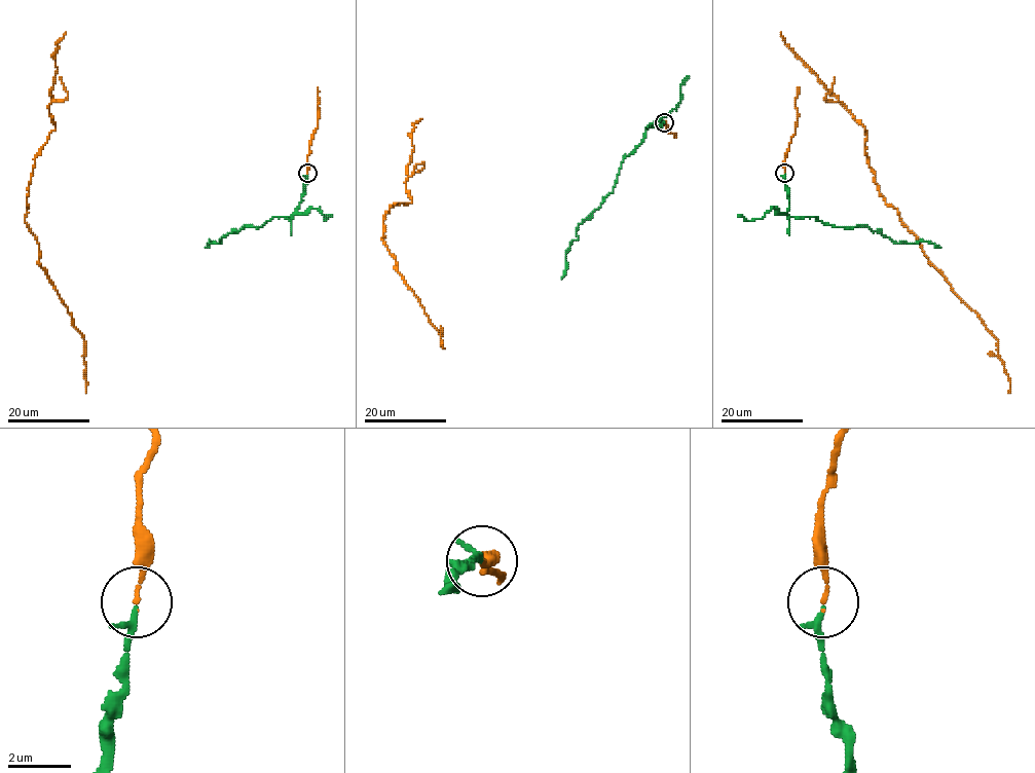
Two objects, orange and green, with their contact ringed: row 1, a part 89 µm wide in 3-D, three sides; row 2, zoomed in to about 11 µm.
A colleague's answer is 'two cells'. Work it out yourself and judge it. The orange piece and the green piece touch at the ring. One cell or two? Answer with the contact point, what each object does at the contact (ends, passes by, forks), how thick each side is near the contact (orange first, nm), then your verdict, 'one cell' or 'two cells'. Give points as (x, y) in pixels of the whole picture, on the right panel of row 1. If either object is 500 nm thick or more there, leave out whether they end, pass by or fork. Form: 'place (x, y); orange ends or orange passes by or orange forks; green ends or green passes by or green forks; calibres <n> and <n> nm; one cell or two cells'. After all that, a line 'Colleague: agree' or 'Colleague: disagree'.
place (784, 173); orange ends; green passes by; calibres 120 and 140 nm; two cells
Colleague: agree

